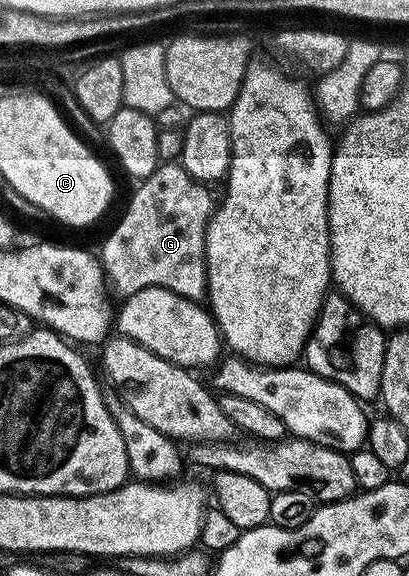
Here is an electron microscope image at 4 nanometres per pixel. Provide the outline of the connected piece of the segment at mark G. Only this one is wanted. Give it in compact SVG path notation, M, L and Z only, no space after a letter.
M161 162L158 163L157 169L143 181L136 185L137 189L133 192L133 197L129 200L129 205L125 208L125 213L121 216L121 221L113 228L113 233L106 238L101 244L101 252L99 251L99 259L101 266L105 270L105 279L108 287L111 289L112 295L118 298L124 298L135 294L144 288L162 288L163 290L171 290L175 294L179 294L188 300L201 302L206 299L209 283L207 282L207 270L205 269L205 231L209 225L209 220L215 211L215 196L209 193L210 189L202 184L200 180L191 178L191 174L187 174L187 170L179 162Z

